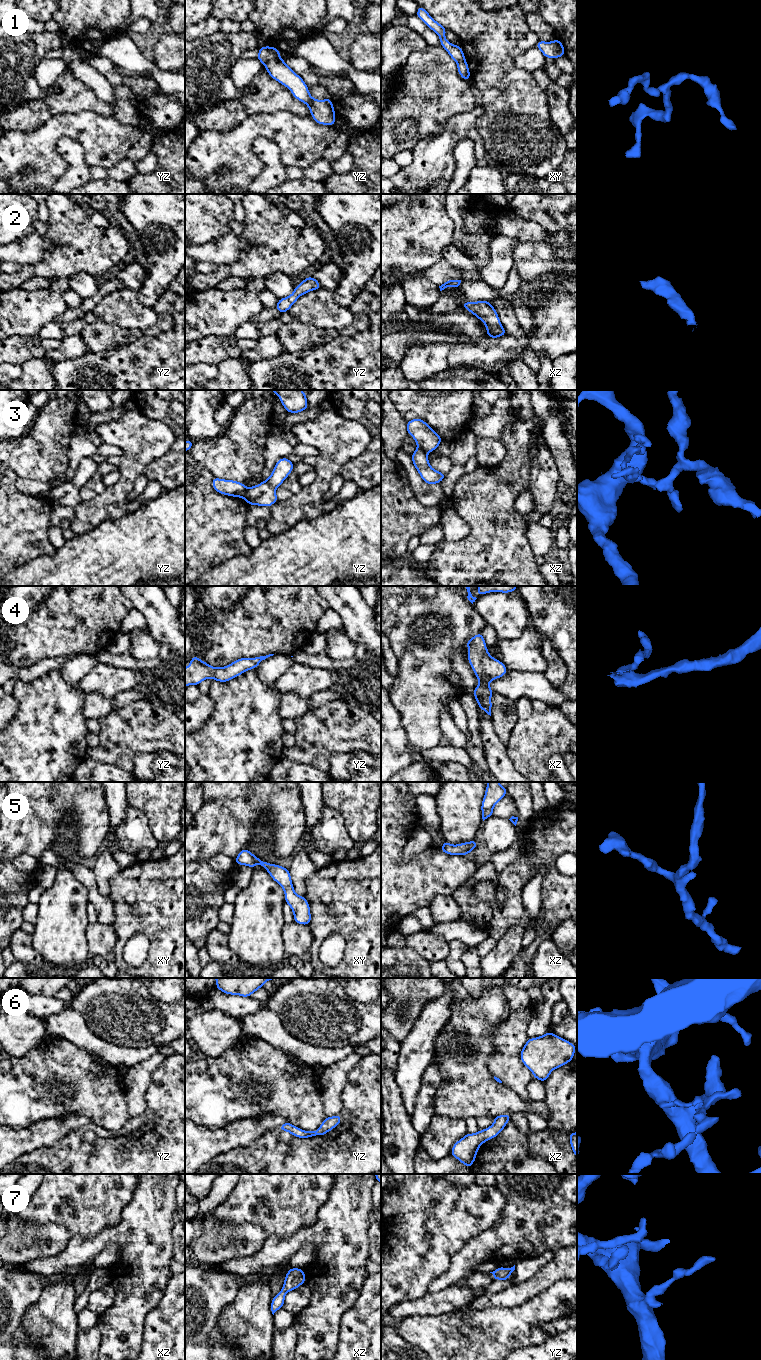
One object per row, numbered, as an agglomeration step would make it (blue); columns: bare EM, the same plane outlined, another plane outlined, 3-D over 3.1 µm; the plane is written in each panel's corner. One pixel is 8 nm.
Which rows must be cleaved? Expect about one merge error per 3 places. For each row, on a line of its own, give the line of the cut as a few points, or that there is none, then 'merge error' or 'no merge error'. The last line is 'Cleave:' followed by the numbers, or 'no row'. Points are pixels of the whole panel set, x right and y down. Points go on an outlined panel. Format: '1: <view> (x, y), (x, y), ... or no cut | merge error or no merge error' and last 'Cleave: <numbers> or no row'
1: yz (279, 56), (269, 60), (264, 65) | merge error
2: no cut | no merge error
3: yz (246, 488), (242, 497) | merge error
4: no cut | no merge error
5: no cut | no merge error
6: no cut | no merge error
7: no cut | no merge error
Cleave: 1, 3

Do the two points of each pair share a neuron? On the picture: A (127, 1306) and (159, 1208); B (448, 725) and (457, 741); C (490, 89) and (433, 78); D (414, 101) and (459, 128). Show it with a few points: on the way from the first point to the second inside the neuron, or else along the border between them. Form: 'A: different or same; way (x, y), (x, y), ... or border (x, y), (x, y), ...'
A: same; way (140, 1282), (146, 1255), (146, 1232)
B: same; way (448, 729), (456, 737)
C: different; border (473, 88), (477, 93), (479, 102)
D: different; border (468, 110), (452, 115), (438, 133), (429, 136)

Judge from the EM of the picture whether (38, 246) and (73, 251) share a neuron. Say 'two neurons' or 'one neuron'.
two neurons

